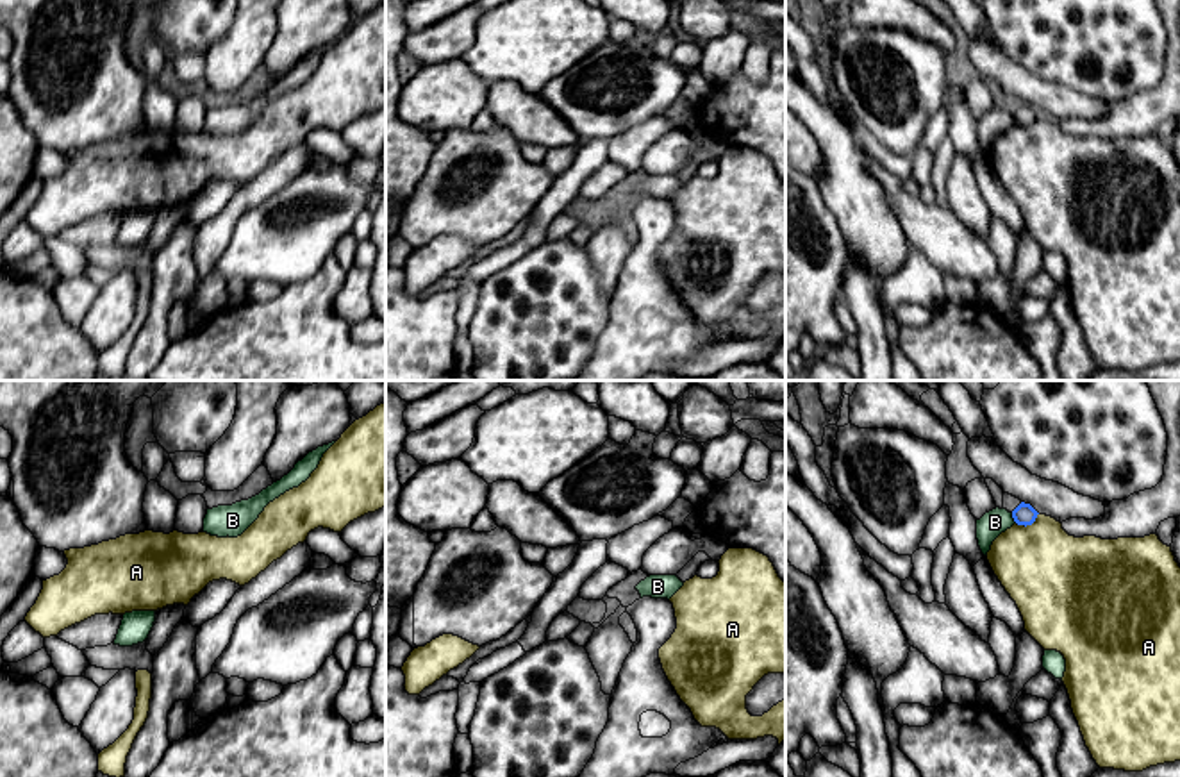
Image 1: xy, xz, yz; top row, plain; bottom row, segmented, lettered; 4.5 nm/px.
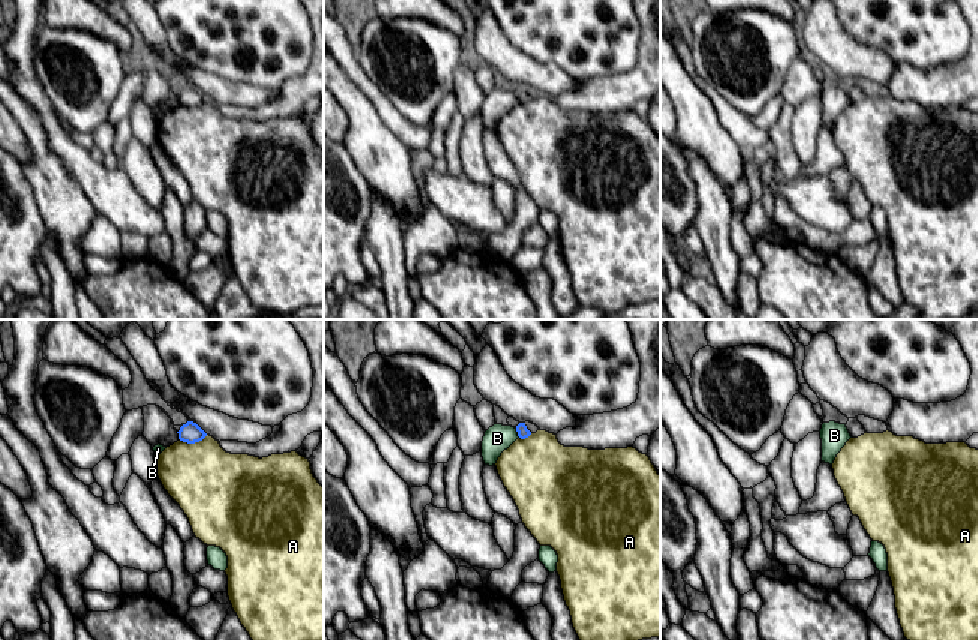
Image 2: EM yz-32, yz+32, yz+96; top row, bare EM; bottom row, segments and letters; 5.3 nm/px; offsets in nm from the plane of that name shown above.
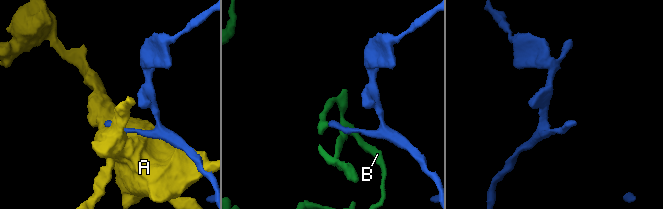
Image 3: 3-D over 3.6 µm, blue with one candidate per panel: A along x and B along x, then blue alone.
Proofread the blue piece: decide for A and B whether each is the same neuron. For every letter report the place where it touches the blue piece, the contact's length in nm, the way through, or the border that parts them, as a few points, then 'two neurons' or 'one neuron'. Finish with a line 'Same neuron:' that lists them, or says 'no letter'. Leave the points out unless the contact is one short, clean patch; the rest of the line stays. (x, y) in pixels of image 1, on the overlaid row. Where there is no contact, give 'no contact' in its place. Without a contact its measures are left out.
A: yz (1029, 524) | 120 nm | two neurons
B: yz (1013, 517) | 50 nm | two neurons
Same neuron: no letter

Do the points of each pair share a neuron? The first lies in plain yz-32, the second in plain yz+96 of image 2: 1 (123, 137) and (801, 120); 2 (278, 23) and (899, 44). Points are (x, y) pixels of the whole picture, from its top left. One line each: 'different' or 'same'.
1: different
2: same

